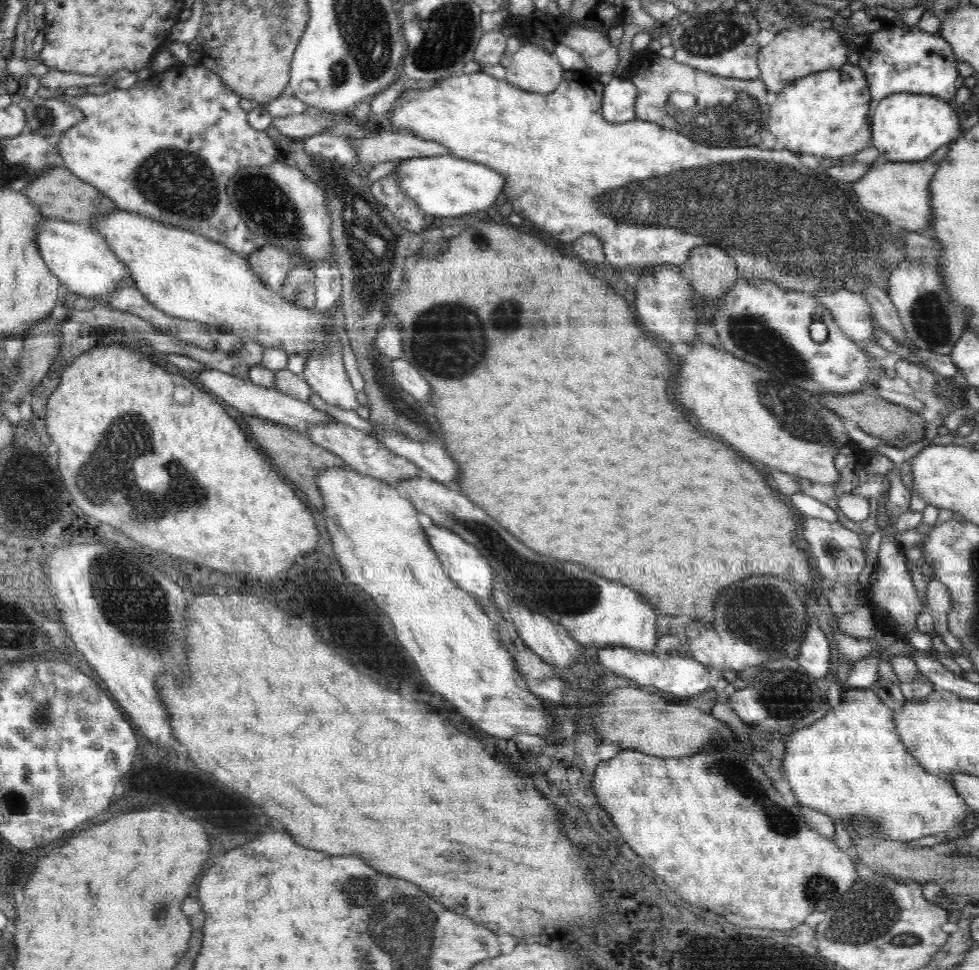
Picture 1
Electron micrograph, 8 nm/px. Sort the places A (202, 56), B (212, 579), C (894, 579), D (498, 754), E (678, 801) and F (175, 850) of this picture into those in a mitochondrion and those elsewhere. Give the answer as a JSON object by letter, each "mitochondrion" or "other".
{"A":"other","B":"other","C":"other","D":"other","E":"other","F":"other"}

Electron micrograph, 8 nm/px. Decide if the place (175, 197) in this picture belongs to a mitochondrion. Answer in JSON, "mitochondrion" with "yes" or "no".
{"mitochondrion":"yes"}

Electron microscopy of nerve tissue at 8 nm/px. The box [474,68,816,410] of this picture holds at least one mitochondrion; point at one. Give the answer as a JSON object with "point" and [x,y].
{"point":[711,111]}

